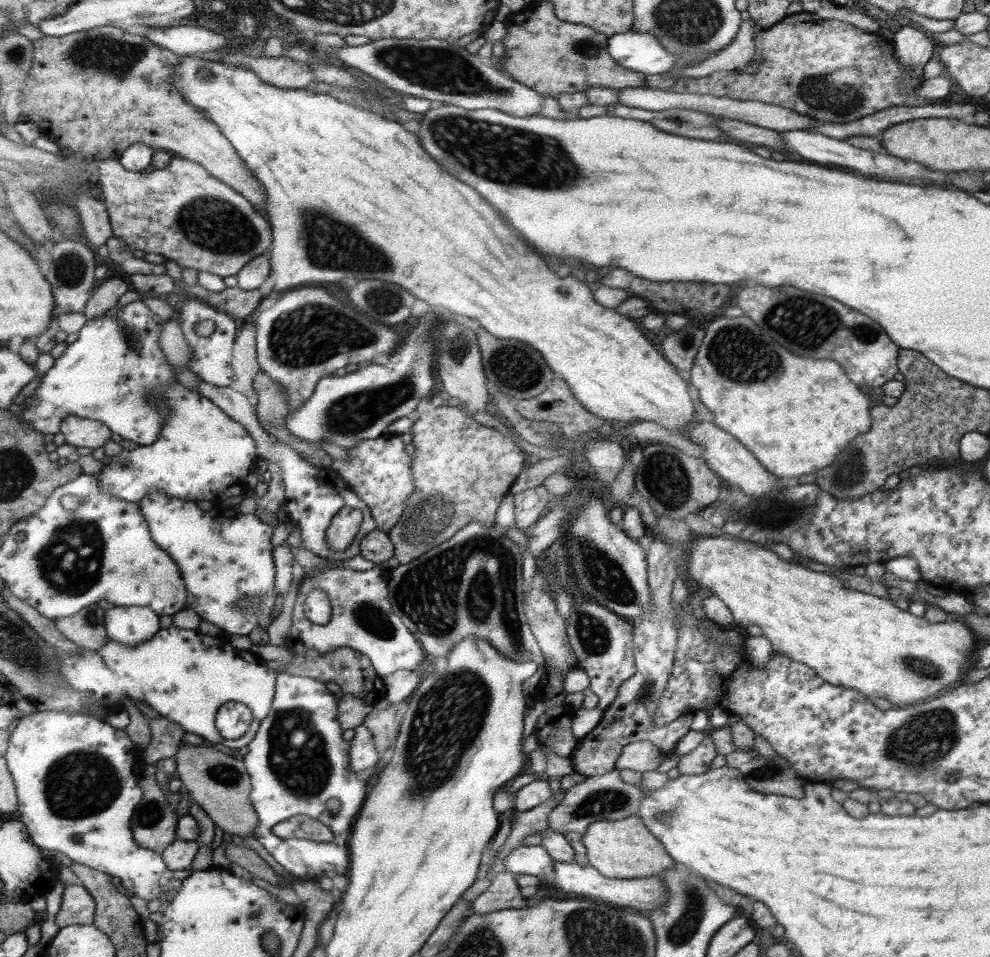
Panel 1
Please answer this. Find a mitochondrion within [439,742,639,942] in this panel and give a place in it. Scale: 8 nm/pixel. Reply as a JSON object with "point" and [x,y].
{"point":[599,802]}

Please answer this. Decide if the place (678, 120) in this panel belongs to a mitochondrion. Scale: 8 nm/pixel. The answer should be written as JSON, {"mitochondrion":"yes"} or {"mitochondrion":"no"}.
{"mitochondrion":"yes"}

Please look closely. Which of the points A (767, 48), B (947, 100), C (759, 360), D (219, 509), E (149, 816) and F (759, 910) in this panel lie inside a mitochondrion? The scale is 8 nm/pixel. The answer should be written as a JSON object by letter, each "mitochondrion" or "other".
{"A":"other","B":"other","C":"mitochondrion","D":"other","E":"mitochondrion","F":"other"}

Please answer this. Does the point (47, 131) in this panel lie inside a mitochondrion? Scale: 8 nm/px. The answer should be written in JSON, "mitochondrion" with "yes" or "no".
{"mitochondrion":"no"}

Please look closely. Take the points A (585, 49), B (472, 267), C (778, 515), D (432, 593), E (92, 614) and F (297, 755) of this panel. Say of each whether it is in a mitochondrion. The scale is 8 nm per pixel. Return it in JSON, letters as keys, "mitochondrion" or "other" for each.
{"A":"mitochondrion","B":"other","C":"mitochondrion","D":"mitochondrion","E":"mitochondrion","F":"mitochondrion"}

